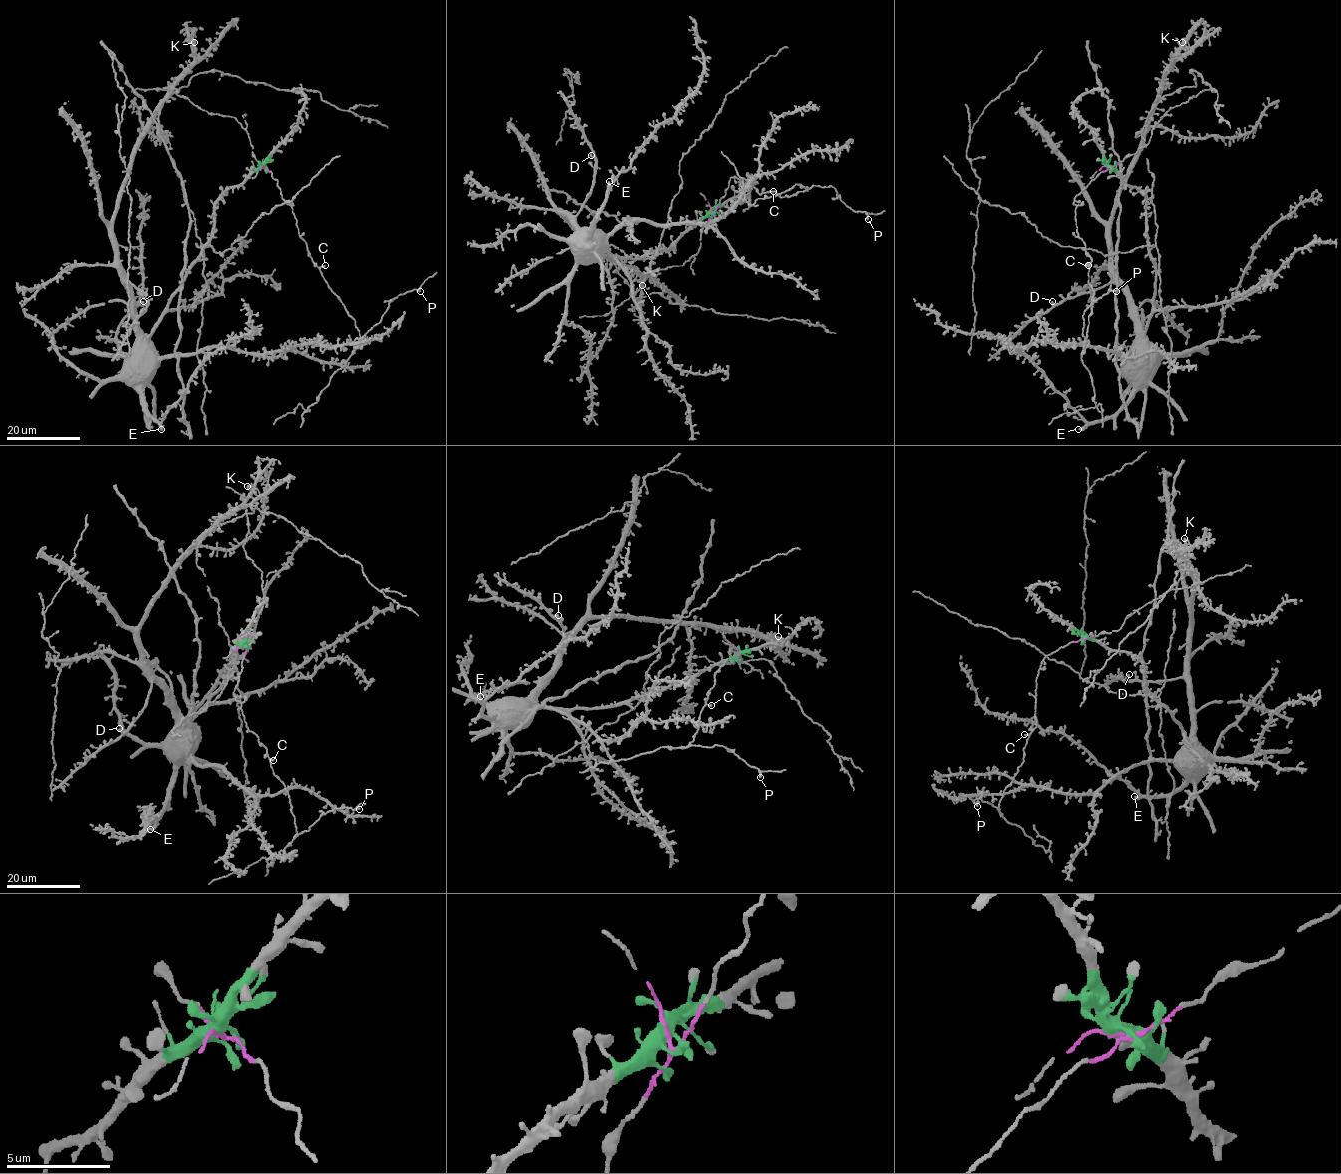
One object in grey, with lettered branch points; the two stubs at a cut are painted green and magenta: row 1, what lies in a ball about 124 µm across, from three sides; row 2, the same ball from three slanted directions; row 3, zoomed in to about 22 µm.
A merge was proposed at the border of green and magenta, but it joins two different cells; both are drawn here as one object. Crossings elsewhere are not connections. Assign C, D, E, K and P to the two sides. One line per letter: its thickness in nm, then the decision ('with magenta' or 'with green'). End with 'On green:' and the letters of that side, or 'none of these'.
C: 280 nm | with magenta
D: 360 nm | with green
E: 380 nm | with green
K: 480 nm | with green
P: 240 nm | with magenta
On green: D, E, K

